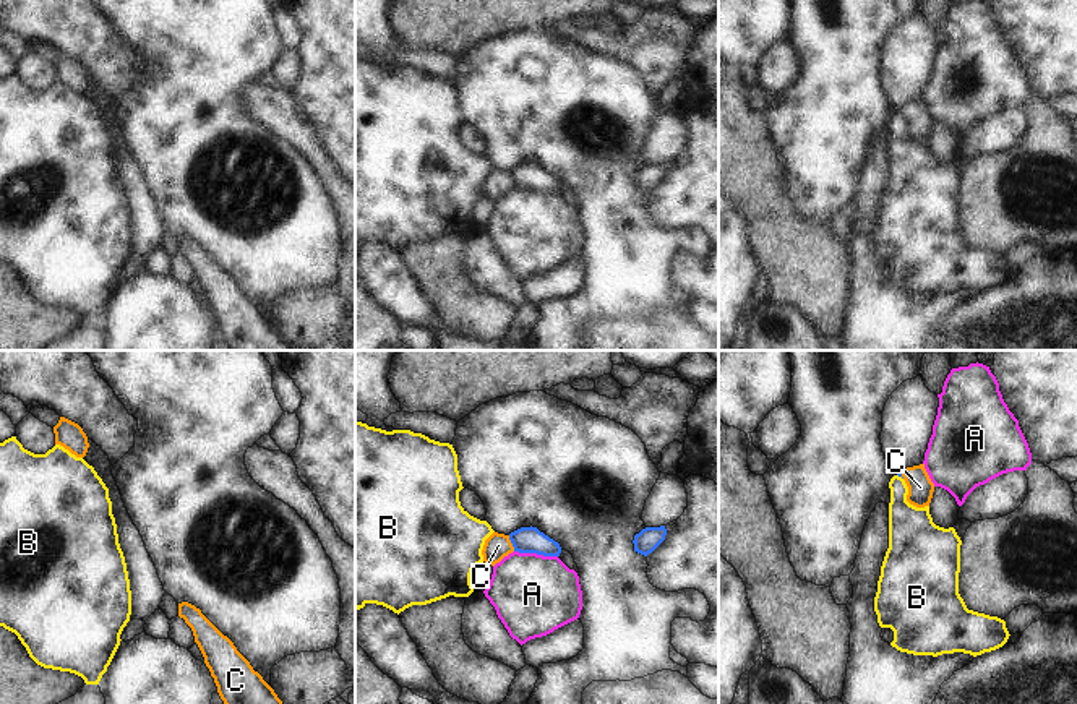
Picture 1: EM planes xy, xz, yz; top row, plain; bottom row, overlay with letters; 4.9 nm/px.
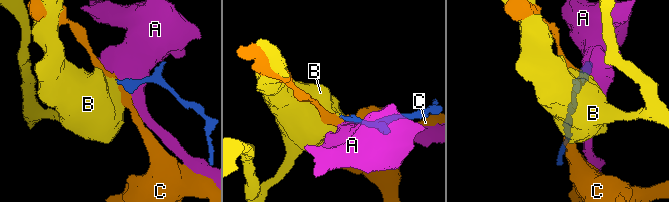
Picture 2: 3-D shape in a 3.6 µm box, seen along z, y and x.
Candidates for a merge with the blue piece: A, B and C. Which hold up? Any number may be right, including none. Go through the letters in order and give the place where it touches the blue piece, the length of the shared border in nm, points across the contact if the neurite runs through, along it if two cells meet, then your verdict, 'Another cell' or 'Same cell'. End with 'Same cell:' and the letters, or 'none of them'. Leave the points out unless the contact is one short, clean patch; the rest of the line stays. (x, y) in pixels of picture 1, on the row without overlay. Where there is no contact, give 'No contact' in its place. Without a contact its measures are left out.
A: Touches blue at xz (536, 188). Shared border 220 nm. Boundary: xz (514, 187), (557, 193). Another cell
B: Touches blue at yz (901, 112). Shared border 40 nm. Path across: yz (897, 111), (901, 112), (899, 146), (909, 161). Same cell
C: Touches blue at xz (511, 179). Shared border 90 nm. Boundary: xz (508, 172), (514, 187). Another cell
Same cell: B.

